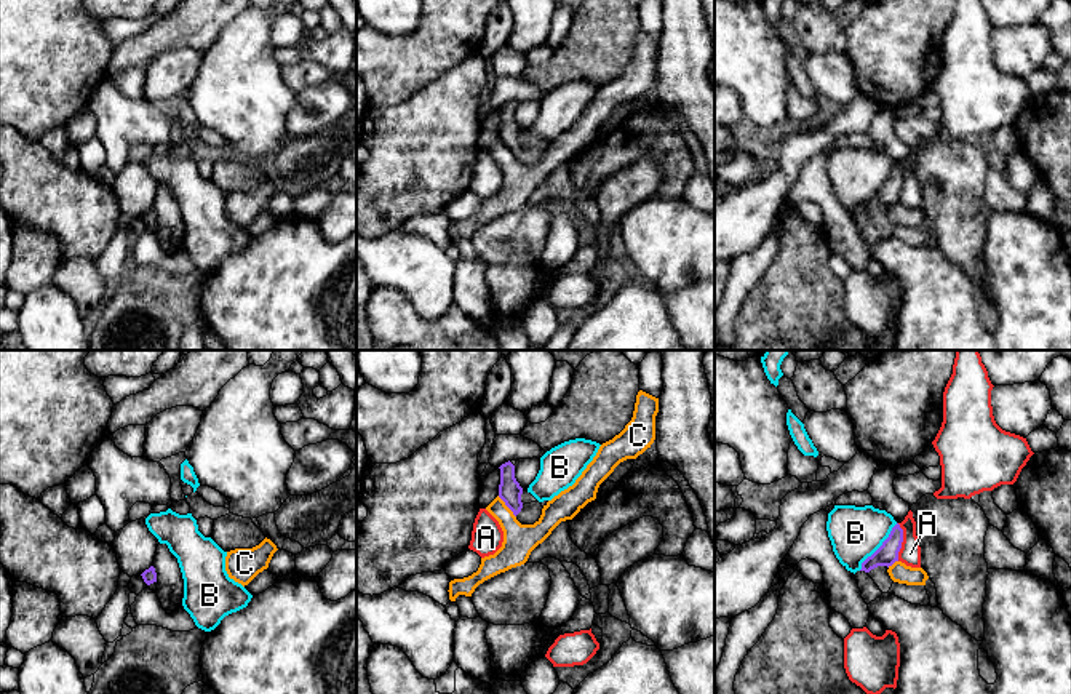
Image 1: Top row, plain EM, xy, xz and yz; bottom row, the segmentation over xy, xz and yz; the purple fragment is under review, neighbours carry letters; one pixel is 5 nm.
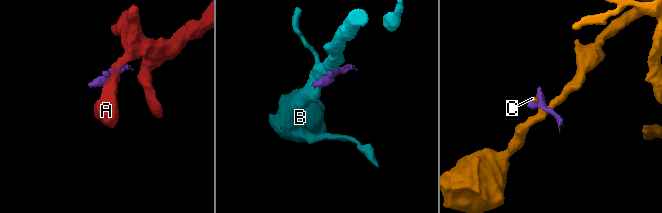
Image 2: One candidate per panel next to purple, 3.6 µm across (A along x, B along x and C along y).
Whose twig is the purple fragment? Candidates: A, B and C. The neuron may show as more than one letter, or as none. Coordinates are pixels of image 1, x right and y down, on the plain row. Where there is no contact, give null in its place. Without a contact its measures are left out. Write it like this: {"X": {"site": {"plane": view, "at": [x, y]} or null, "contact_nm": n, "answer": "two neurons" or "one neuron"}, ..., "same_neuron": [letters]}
{"A": {"site": {"plane": "yz", "at": [902, 183]}, "contact_nm": 190, "answer": "two neurons"}, "B": {"site": {"plane": "yz", "at": [879, 189]}, "contact_nm": 300, "answer": "two neurons"}, "C": {"site": {"plane": "xz", "at": [507, 147]}, "contact_nm": 140, "answer": "two neurons"}, "same_neuron": []}

